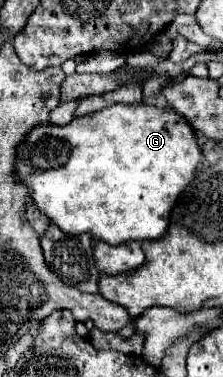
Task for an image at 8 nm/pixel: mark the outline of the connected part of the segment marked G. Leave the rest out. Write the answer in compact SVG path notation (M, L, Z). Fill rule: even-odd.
M116 104L110 108L104 108L102 112L94 112L90 116L80 116L70 120L70 124L64 126L54 126L54 124L40 124L34 126L26 138L18 144L16 148L16 178L28 186L32 202L38 206L38 210L42 210L42 214L46 218L50 218L62 232L66 234L90 234L94 240L102 240L106 244L124 244L128 240L158 240L160 236L164 236L168 222L170 222L170 210L176 204L178 196L184 192L184 188L194 180L194 172L198 162L202 160L196 136L192 126L178 114L174 112L174 108L158 108L158 106L146 106L146 104L136 104L136 106L124 106L124 104Z

